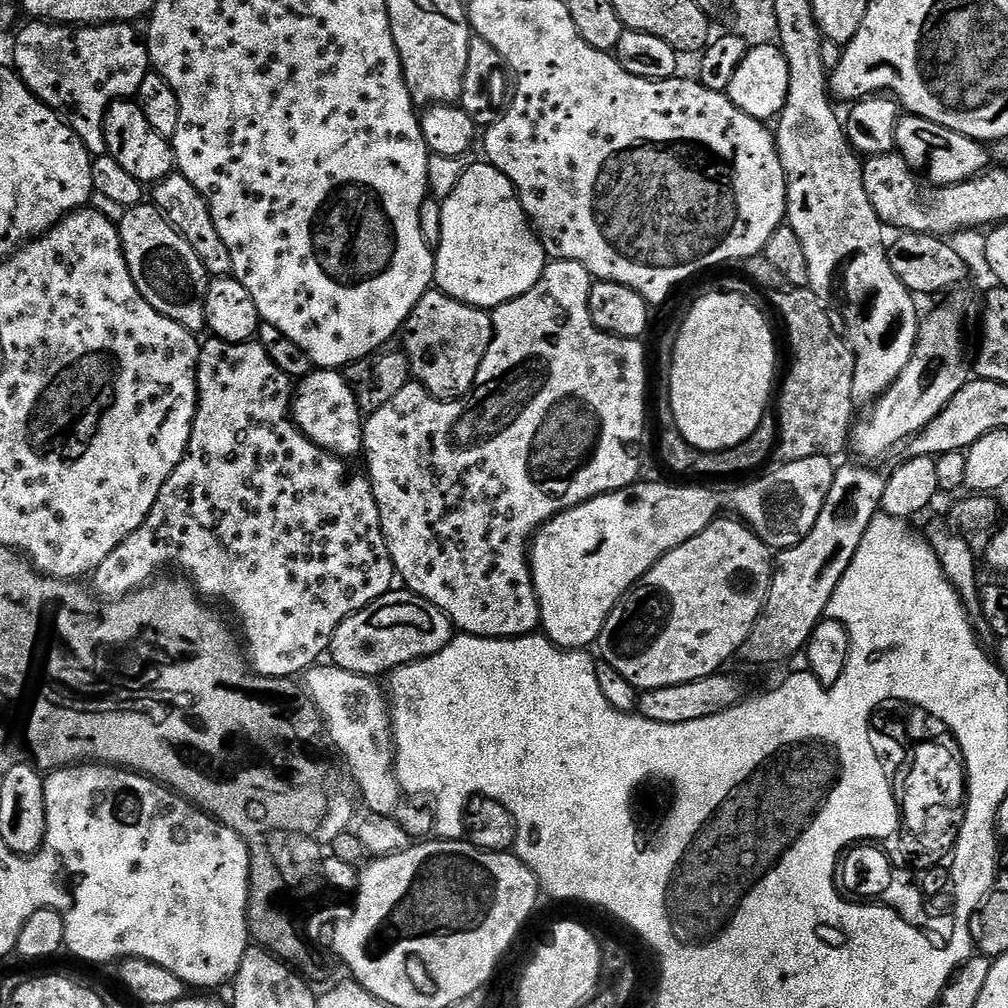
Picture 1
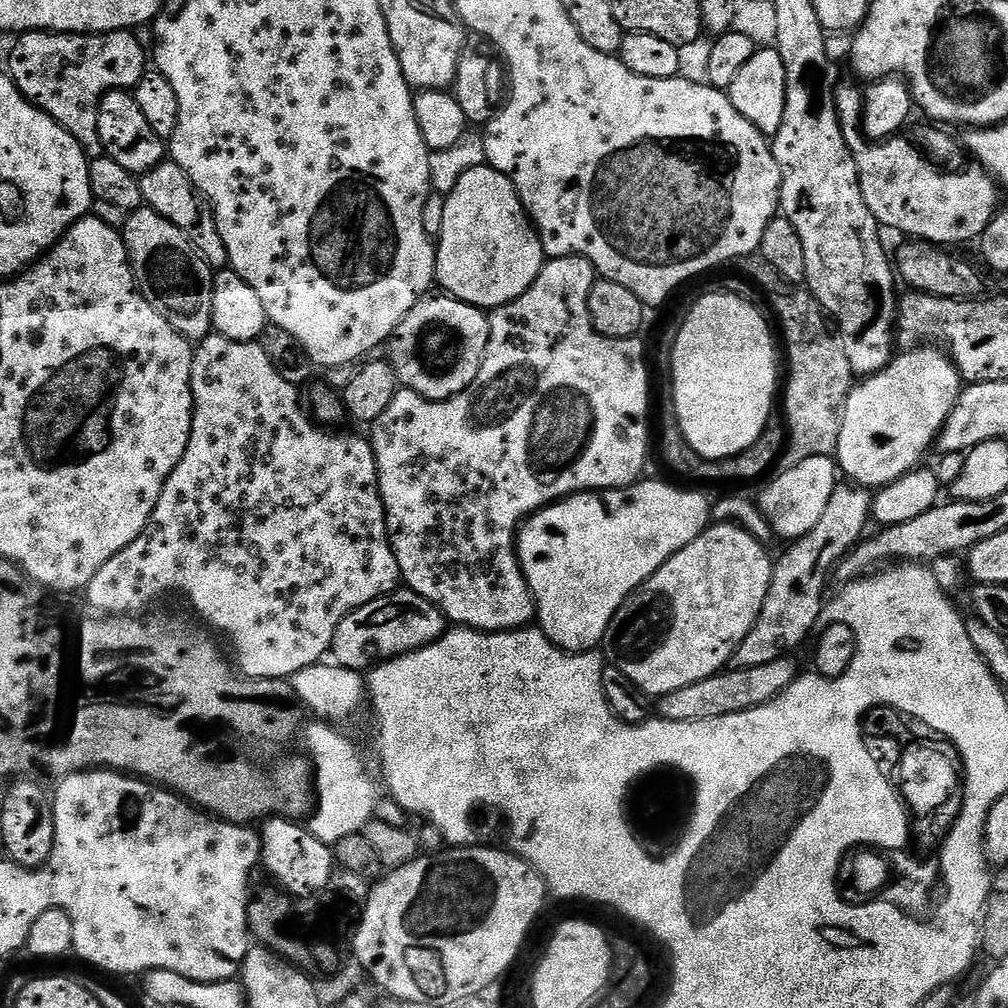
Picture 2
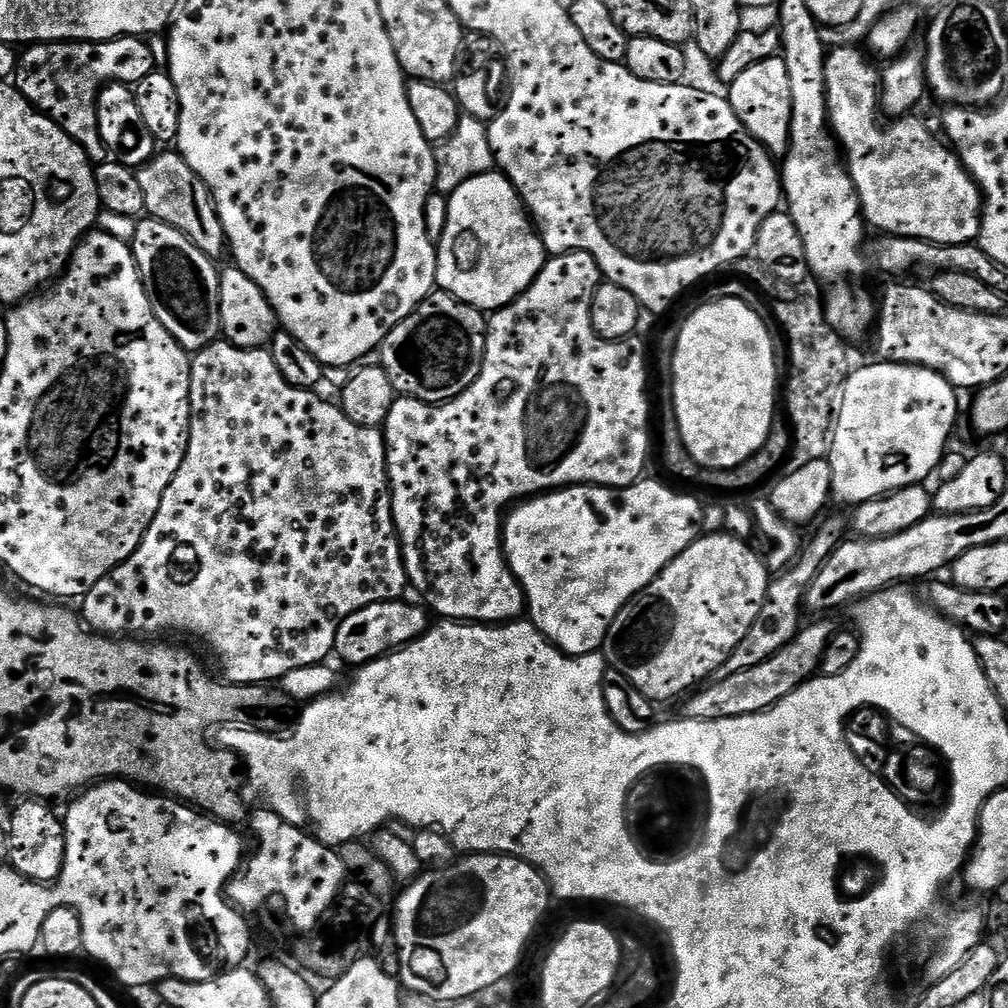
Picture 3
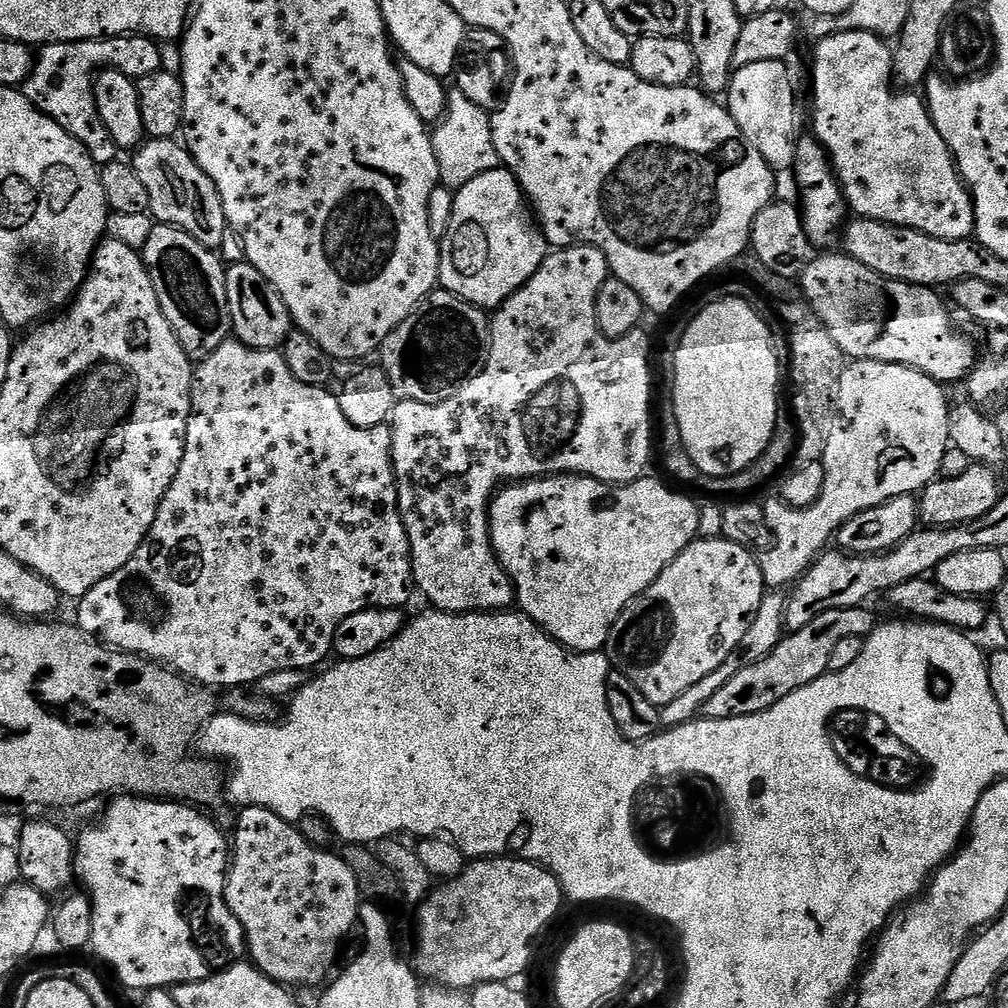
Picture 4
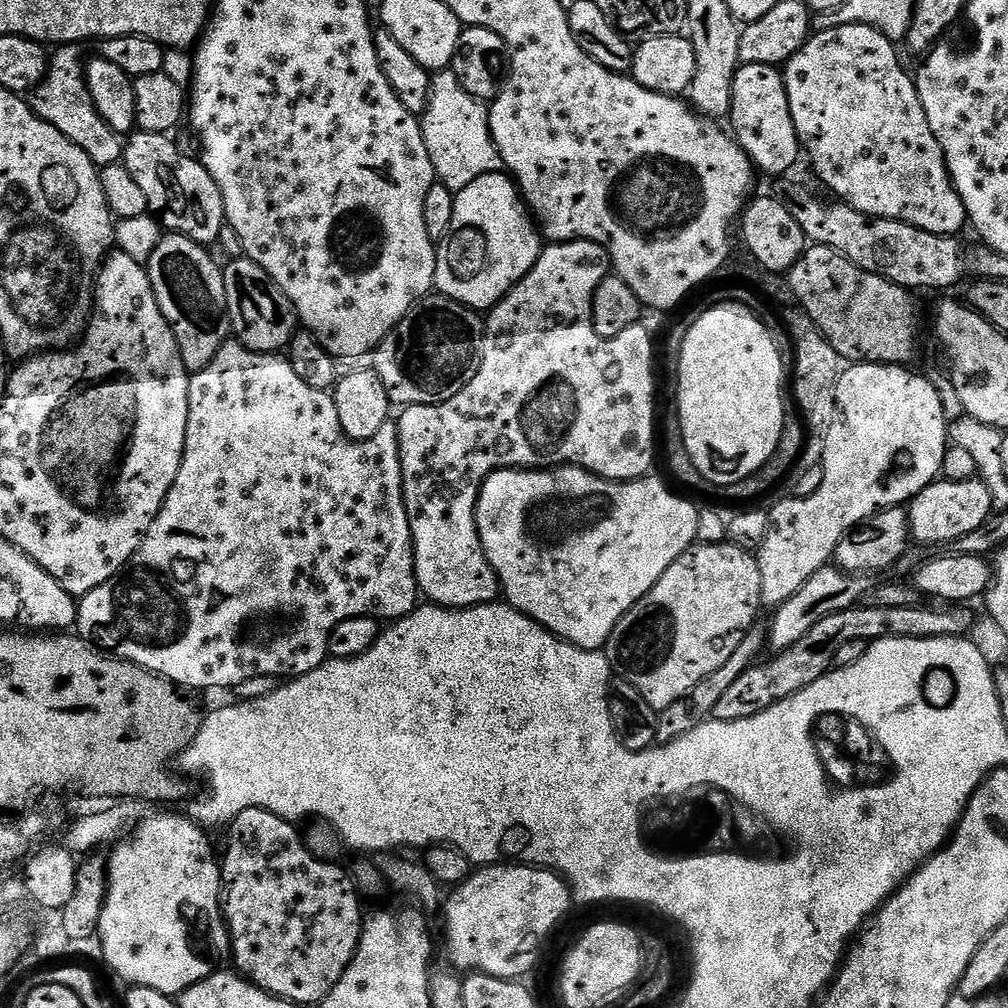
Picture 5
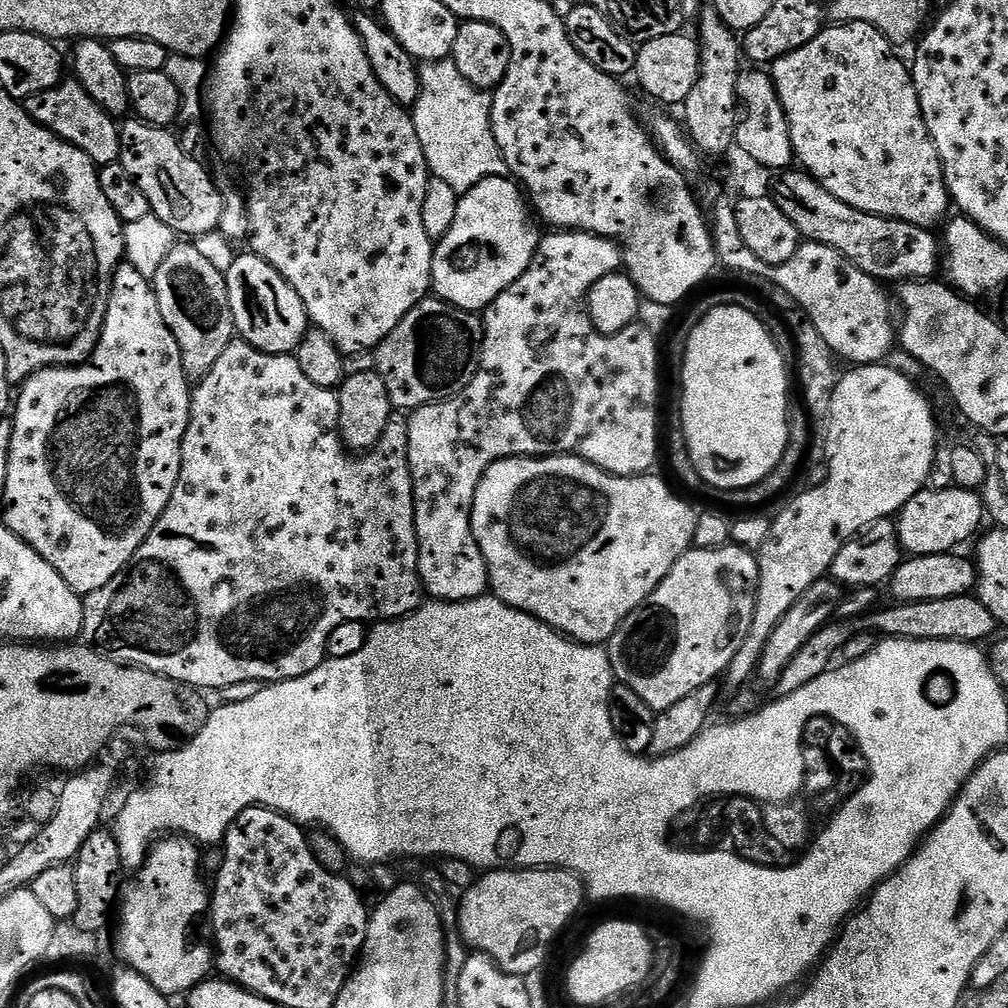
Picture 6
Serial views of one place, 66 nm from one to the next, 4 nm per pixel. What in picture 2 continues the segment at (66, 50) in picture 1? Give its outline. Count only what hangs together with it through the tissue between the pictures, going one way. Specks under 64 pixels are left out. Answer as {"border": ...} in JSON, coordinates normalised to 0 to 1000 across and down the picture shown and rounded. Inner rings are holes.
{"border":[[[130,31],[121,32],[26,32],[15,37],[16,45],[8,56],[7,74],[18,85],[20,92],[36,106],[41,107],[54,121],[58,121],[68,133],[85,148],[88,156],[100,154],[97,137],[95,105],[106,91],[134,88],[135,82],[142,77],[145,64],[145,52],[137,46]]]}

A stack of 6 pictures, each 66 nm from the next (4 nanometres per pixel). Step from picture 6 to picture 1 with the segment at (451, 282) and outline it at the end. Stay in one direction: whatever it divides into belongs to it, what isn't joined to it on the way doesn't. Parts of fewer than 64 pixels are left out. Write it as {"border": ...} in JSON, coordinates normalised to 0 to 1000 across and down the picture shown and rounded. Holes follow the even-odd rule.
{"border":[[[465,162],[458,173],[458,181],[437,203],[438,208],[438,236],[431,248],[433,255],[432,285],[451,298],[469,302],[481,308],[495,307],[510,296],[522,292],[538,276],[542,265],[540,245],[532,227],[524,219],[524,213],[518,208],[518,200],[502,173],[489,163]]]}

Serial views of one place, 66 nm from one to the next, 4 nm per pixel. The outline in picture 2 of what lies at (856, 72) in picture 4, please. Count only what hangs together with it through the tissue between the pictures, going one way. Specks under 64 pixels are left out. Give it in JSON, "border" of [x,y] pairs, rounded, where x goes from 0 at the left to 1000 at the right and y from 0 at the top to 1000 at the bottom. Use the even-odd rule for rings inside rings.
{"border":[[[837,83],[828,88],[829,92],[829,108],[833,114],[833,124],[837,127],[837,136],[839,141],[843,145],[845,155],[849,158],[849,164],[851,165],[851,173],[853,174],[853,184],[855,185],[855,196],[859,196],[859,204],[863,204],[863,212],[867,212],[867,216],[878,227],[886,226],[889,230],[894,230],[897,236],[908,236],[913,240],[920,240],[926,244],[944,244],[940,242],[960,242],[963,238],[971,239],[975,235],[976,230],[982,224],[982,220],[988,215],[988,211],[993,209],[994,202],[992,202],[992,190],[994,190],[993,184],[989,183],[984,178],[984,174],[981,171],[976,170],[971,165],[965,165],[965,167],[956,167],[953,171],[940,171],[944,169],[938,169],[936,166],[930,165],[909,146],[908,142],[904,138],[897,139],[896,134],[886,135],[884,139],[875,139],[872,141],[866,141],[857,134],[854,123],[857,113],[857,91],[854,88],[849,88],[845,83]]]}

